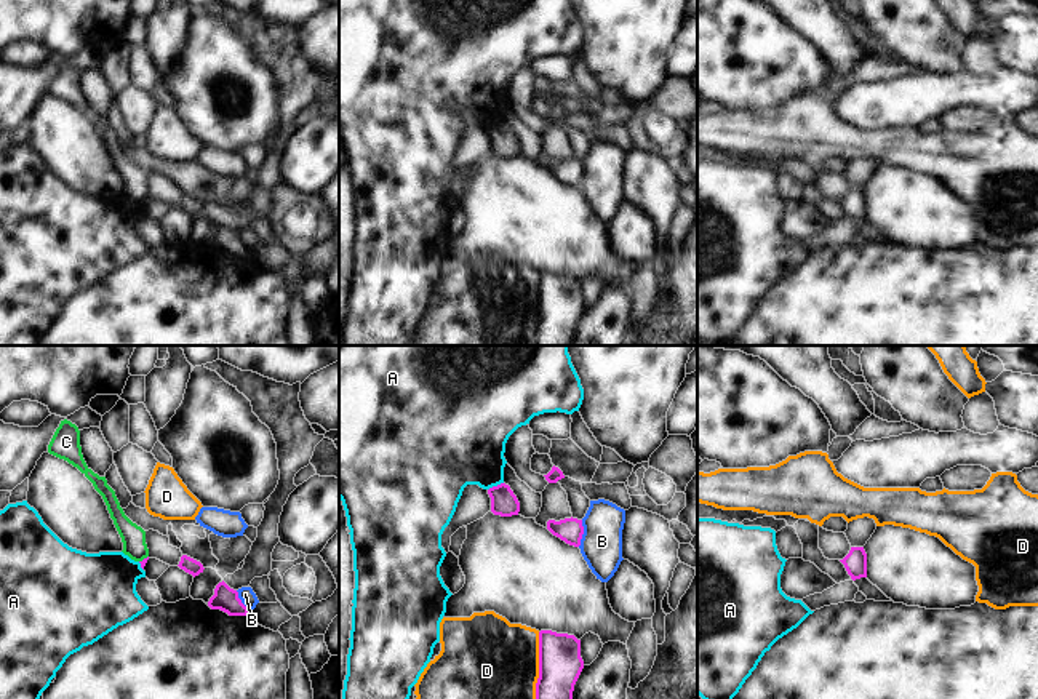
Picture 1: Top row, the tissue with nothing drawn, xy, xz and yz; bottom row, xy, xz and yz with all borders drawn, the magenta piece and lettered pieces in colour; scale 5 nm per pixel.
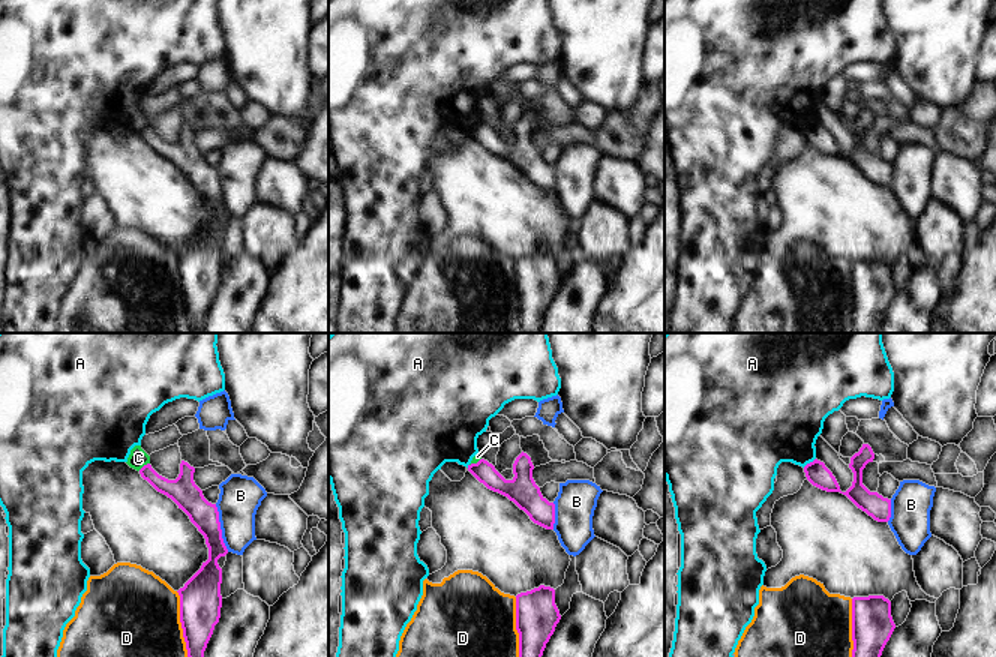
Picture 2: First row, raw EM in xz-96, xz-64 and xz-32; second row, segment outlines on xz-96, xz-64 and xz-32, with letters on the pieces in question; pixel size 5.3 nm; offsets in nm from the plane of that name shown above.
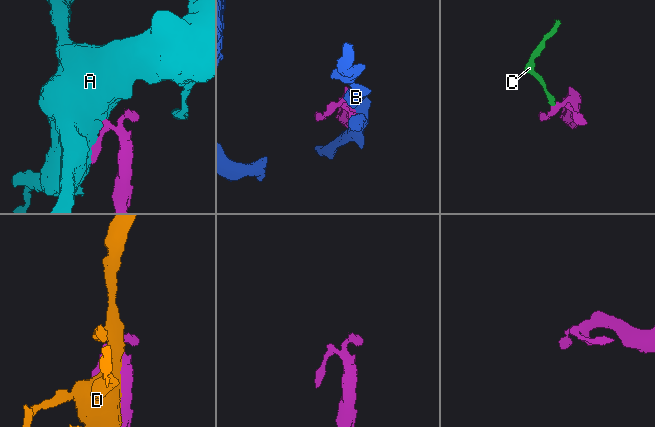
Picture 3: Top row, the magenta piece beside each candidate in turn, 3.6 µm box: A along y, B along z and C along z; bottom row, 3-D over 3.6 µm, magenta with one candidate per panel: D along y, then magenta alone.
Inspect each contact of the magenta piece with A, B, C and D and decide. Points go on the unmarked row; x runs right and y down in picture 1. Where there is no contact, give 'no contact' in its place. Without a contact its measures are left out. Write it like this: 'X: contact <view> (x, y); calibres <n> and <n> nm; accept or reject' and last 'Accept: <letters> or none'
A: contact xz (495, 128); calibres 140 and 380 nm; reject
B: contact xz (582, 175); calibres 130 and 200 nm; reject
C: contact xy (144, 200); calibres 30 and 120 nm; reject
D: contact xz (539, 309); calibres 220 and 500 nm; reject
Accept: none

